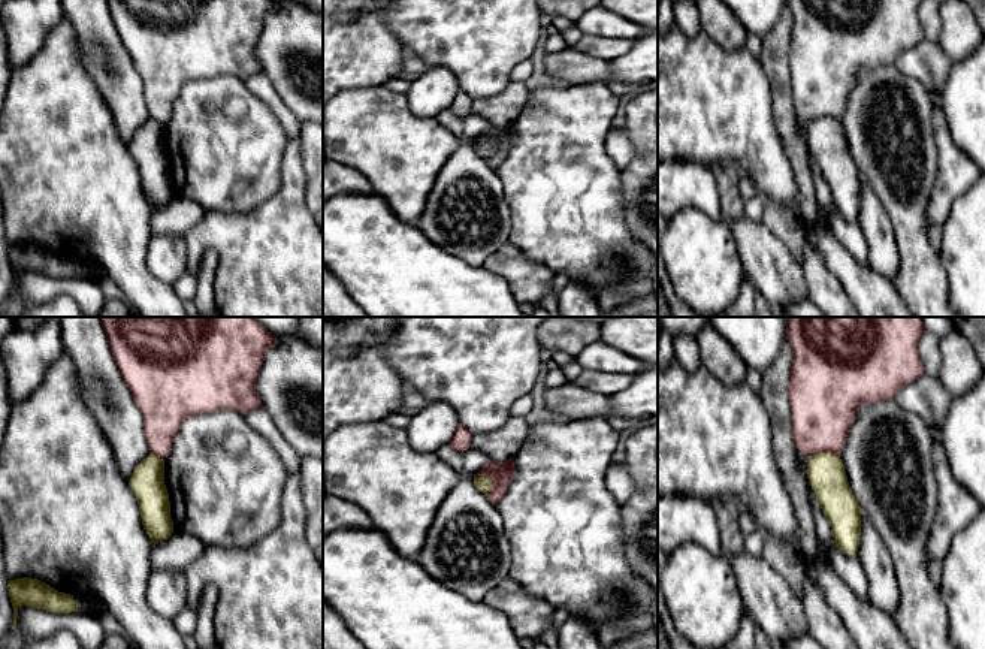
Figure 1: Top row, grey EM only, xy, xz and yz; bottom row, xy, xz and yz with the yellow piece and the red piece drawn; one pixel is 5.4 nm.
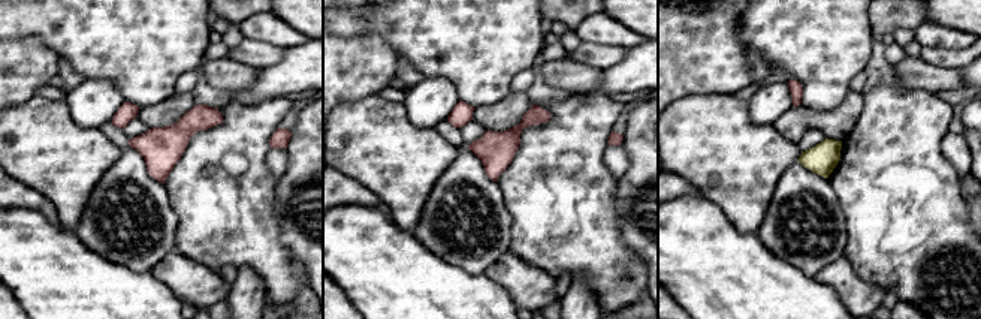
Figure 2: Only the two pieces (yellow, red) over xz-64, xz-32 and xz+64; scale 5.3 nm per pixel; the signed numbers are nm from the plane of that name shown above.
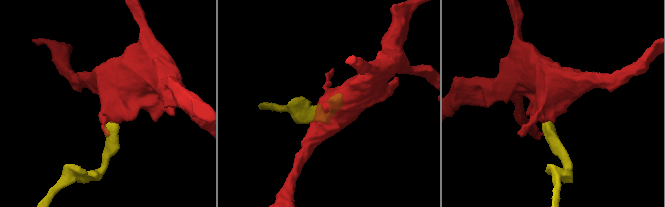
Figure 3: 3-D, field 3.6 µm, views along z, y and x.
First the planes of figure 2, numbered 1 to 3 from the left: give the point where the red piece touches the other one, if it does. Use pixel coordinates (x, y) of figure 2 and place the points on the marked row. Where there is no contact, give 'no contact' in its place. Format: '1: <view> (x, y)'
1: no contact
2: no contact
3: no contact

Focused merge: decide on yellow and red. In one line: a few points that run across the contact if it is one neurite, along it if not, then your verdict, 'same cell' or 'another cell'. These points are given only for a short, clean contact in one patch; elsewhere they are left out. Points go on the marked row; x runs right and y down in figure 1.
line xz (474, 476), (488, 476), (491, 479), (488, 495); another cell

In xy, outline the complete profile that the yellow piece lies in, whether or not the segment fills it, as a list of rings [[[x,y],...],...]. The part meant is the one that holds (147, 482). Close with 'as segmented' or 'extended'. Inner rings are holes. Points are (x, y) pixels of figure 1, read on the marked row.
[[[149,453],[135,470],[129,486],[136,495],[143,529],[152,540],[167,540],[173,532],[170,501],[164,485],[164,461]]] | as segmented

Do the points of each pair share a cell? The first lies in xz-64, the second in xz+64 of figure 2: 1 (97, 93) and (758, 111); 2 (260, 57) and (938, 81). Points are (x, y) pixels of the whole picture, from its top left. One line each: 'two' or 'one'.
1: one
2: two

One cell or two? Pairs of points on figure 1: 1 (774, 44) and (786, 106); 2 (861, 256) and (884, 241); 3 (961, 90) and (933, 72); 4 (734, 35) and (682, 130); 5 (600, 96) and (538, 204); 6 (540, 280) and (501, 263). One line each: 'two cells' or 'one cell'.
1: one cell
2: two cells
3: two cells
4: two cells
5: one cell
6: one cell

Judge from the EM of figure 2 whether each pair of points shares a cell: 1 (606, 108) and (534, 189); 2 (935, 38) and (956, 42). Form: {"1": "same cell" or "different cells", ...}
{"1": "same cell", "2": "same cell"}

